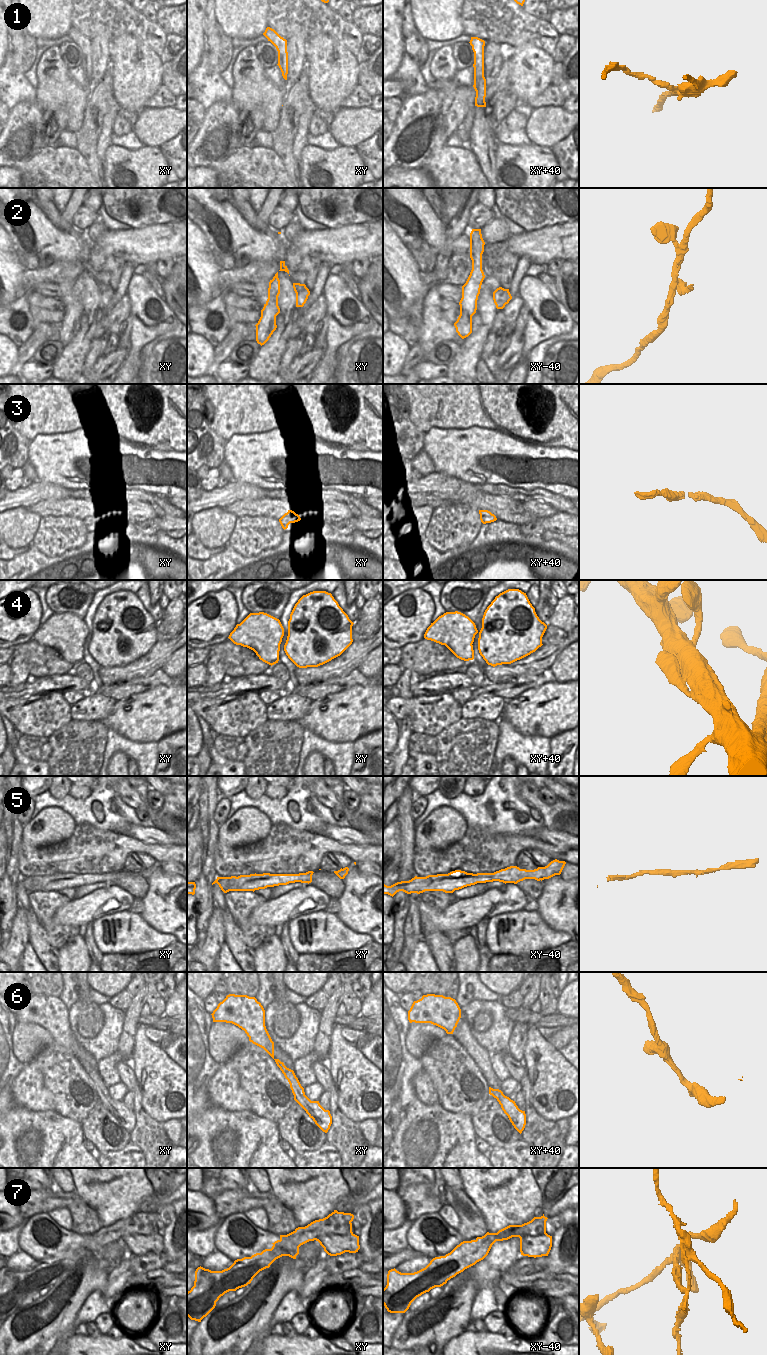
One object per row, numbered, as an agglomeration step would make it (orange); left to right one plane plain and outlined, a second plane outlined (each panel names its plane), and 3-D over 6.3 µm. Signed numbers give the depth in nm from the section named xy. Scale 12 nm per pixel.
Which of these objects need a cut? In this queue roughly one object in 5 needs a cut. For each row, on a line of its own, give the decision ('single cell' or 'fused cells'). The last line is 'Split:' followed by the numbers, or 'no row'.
1: fused cells
2: fused cells
3: single cell
4: single cell
5: single cell
6: single cell
7: fused cells
Split: 1, 2, 7

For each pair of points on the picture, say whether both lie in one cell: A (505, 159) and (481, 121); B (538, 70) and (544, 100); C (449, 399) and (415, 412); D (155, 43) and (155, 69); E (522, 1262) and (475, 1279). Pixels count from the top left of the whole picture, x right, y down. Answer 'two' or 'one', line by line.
A: two
B: two
C: one
D: two
E: two

